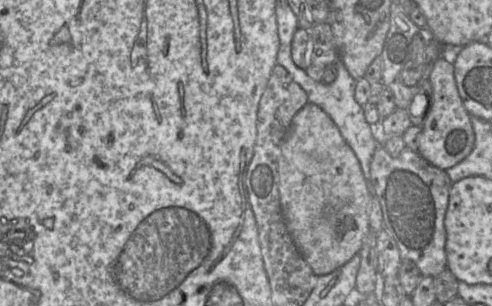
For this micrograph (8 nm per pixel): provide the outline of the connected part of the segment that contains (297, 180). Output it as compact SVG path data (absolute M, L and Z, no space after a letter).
M308 102L293 117L281 145L278 175L280 203L286 227L300 254L316 276L331 273L359 253L363 239L370 231L369 183L353 150L343 139L333 120L319 106Z

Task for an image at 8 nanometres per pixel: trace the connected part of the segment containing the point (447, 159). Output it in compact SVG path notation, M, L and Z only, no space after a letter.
M438 58L434 63L429 81L432 86L432 105L429 107L422 132L418 153L431 165L447 170L463 160L473 149L474 132L470 123L470 114L465 109L459 95L454 66L443 58Z

